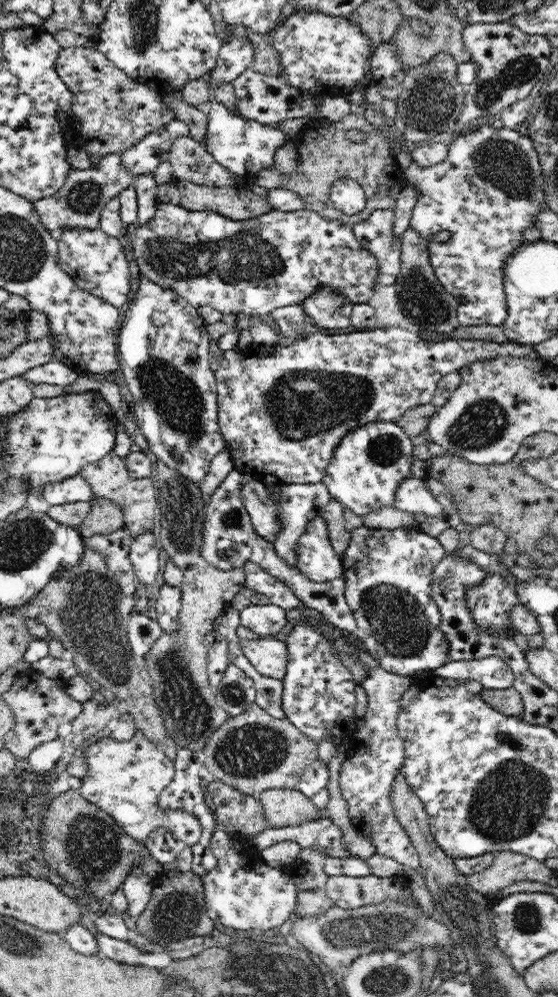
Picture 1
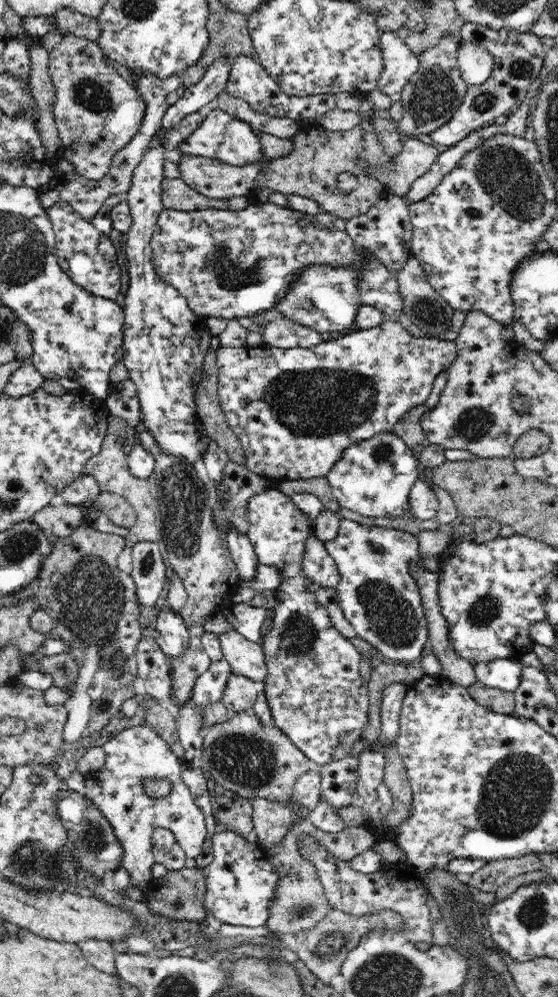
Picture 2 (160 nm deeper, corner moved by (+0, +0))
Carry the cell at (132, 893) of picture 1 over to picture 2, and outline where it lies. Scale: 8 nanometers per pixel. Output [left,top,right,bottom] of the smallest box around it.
[85,723,207,888]

